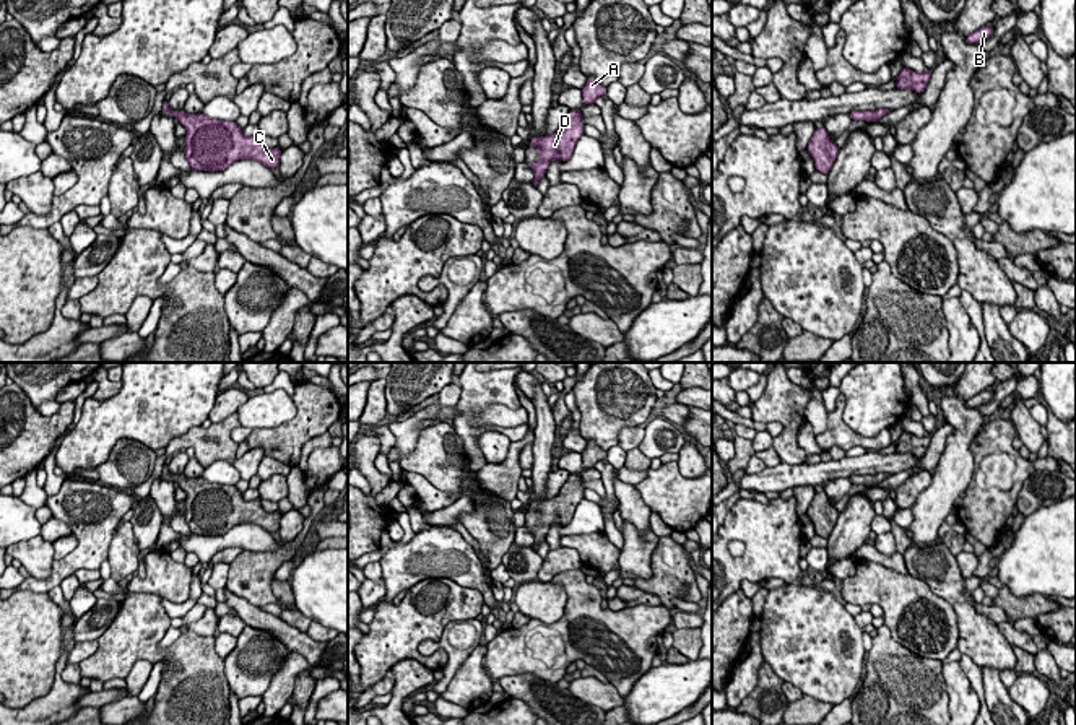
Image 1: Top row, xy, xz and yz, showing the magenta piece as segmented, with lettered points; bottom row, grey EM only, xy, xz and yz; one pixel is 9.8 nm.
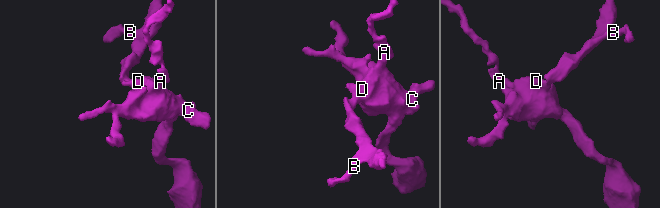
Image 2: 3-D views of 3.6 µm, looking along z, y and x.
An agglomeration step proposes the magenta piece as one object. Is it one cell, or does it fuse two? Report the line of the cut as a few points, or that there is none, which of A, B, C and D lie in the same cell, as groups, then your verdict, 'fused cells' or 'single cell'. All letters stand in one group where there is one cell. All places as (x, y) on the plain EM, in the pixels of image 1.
cut none; groups A B C D; single cell

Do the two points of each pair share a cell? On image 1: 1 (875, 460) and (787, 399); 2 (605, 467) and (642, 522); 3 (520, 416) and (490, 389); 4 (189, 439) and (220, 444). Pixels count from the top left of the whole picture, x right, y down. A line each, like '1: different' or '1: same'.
1: different
2: different
3: different
4: same

